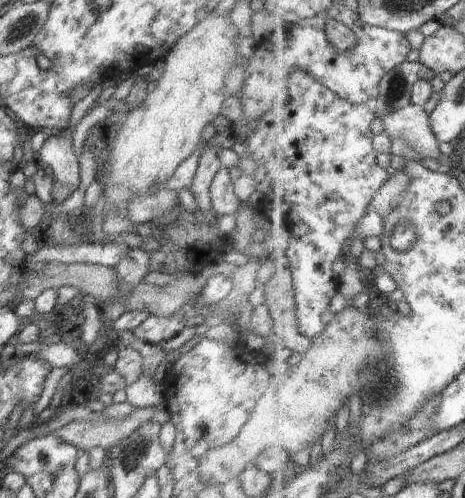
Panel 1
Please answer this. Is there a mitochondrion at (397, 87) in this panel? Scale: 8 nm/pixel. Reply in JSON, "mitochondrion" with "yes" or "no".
{"mitochondrion":"yes"}

